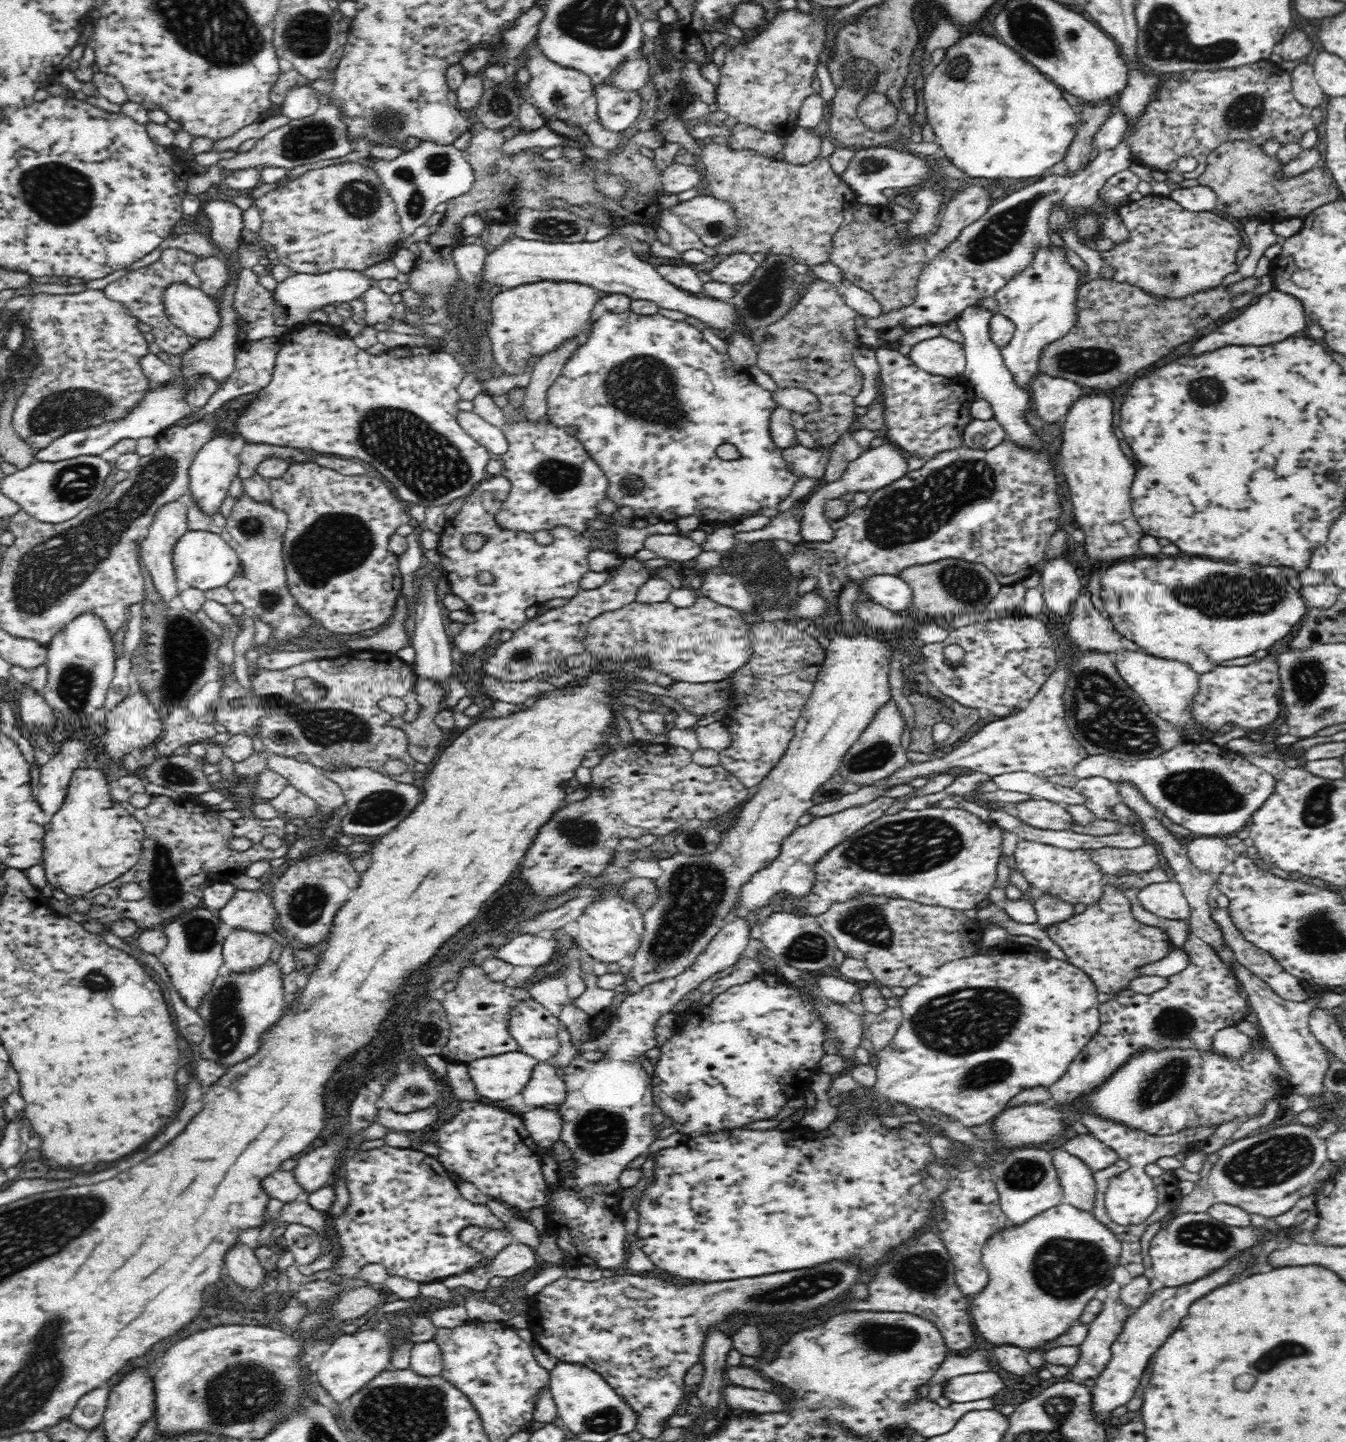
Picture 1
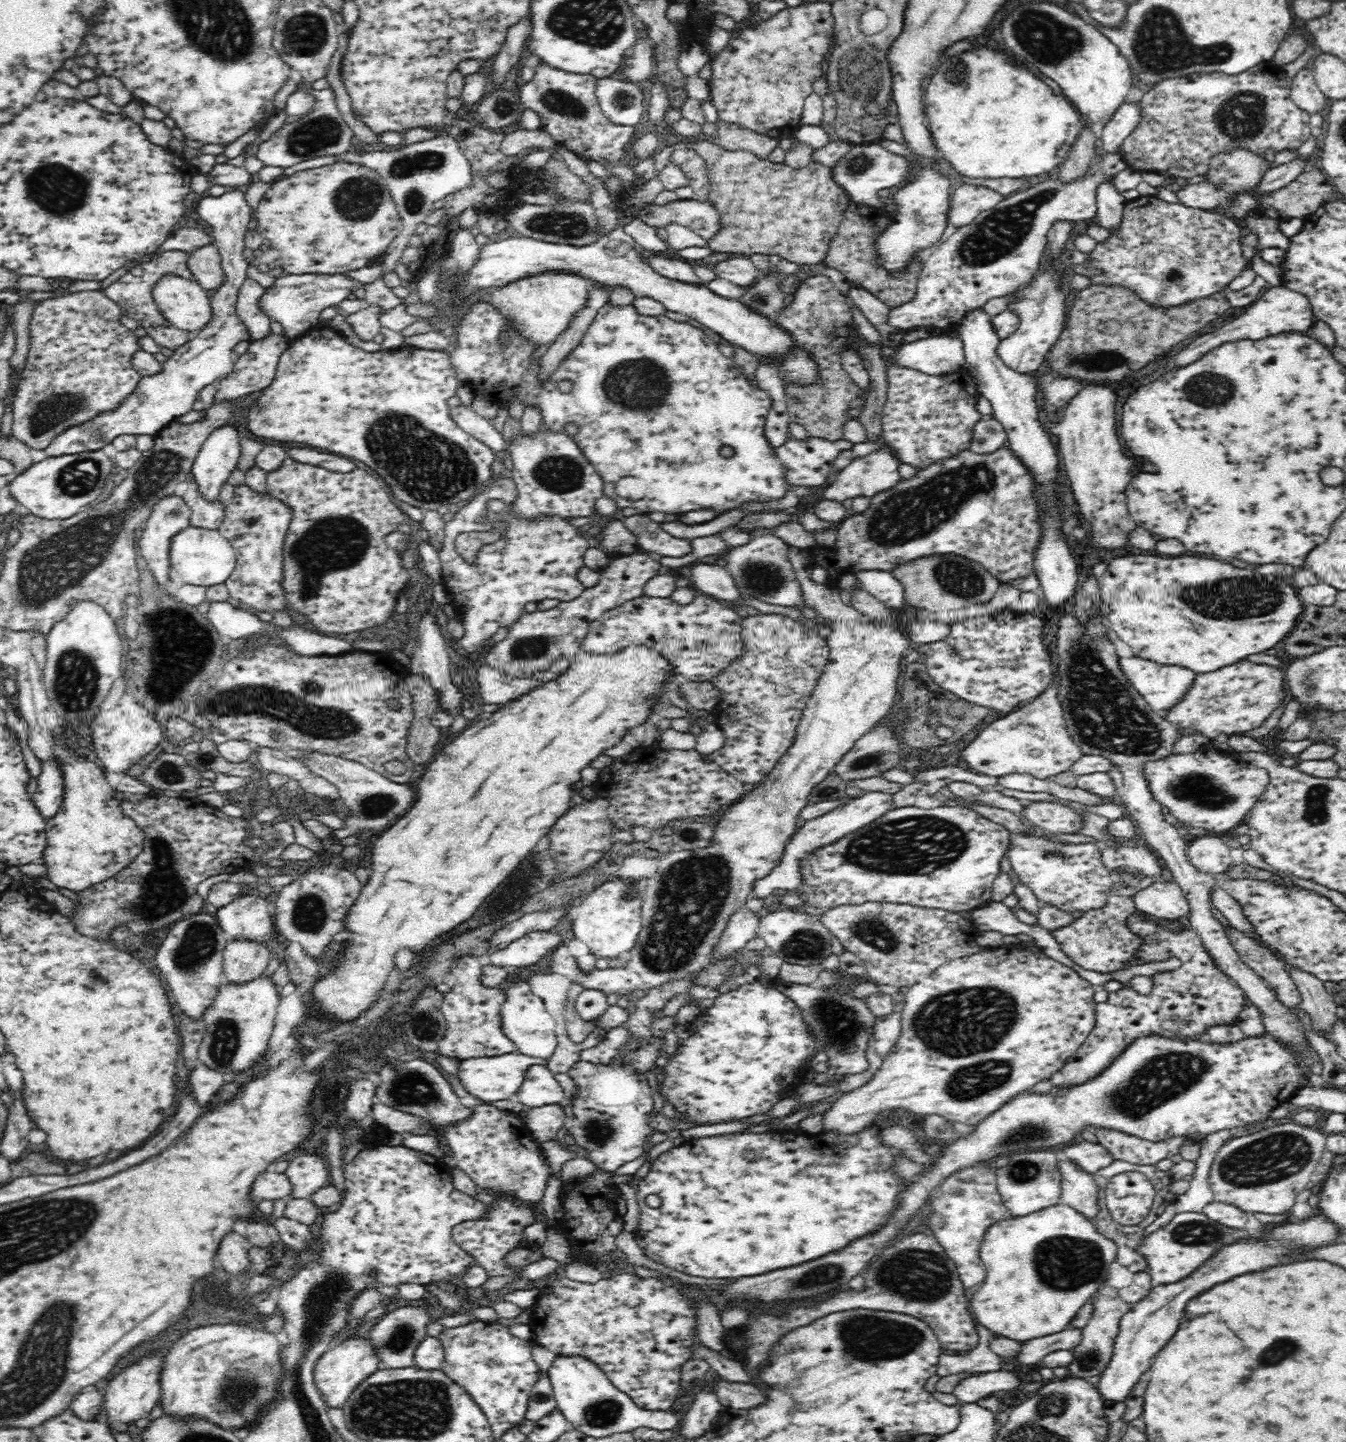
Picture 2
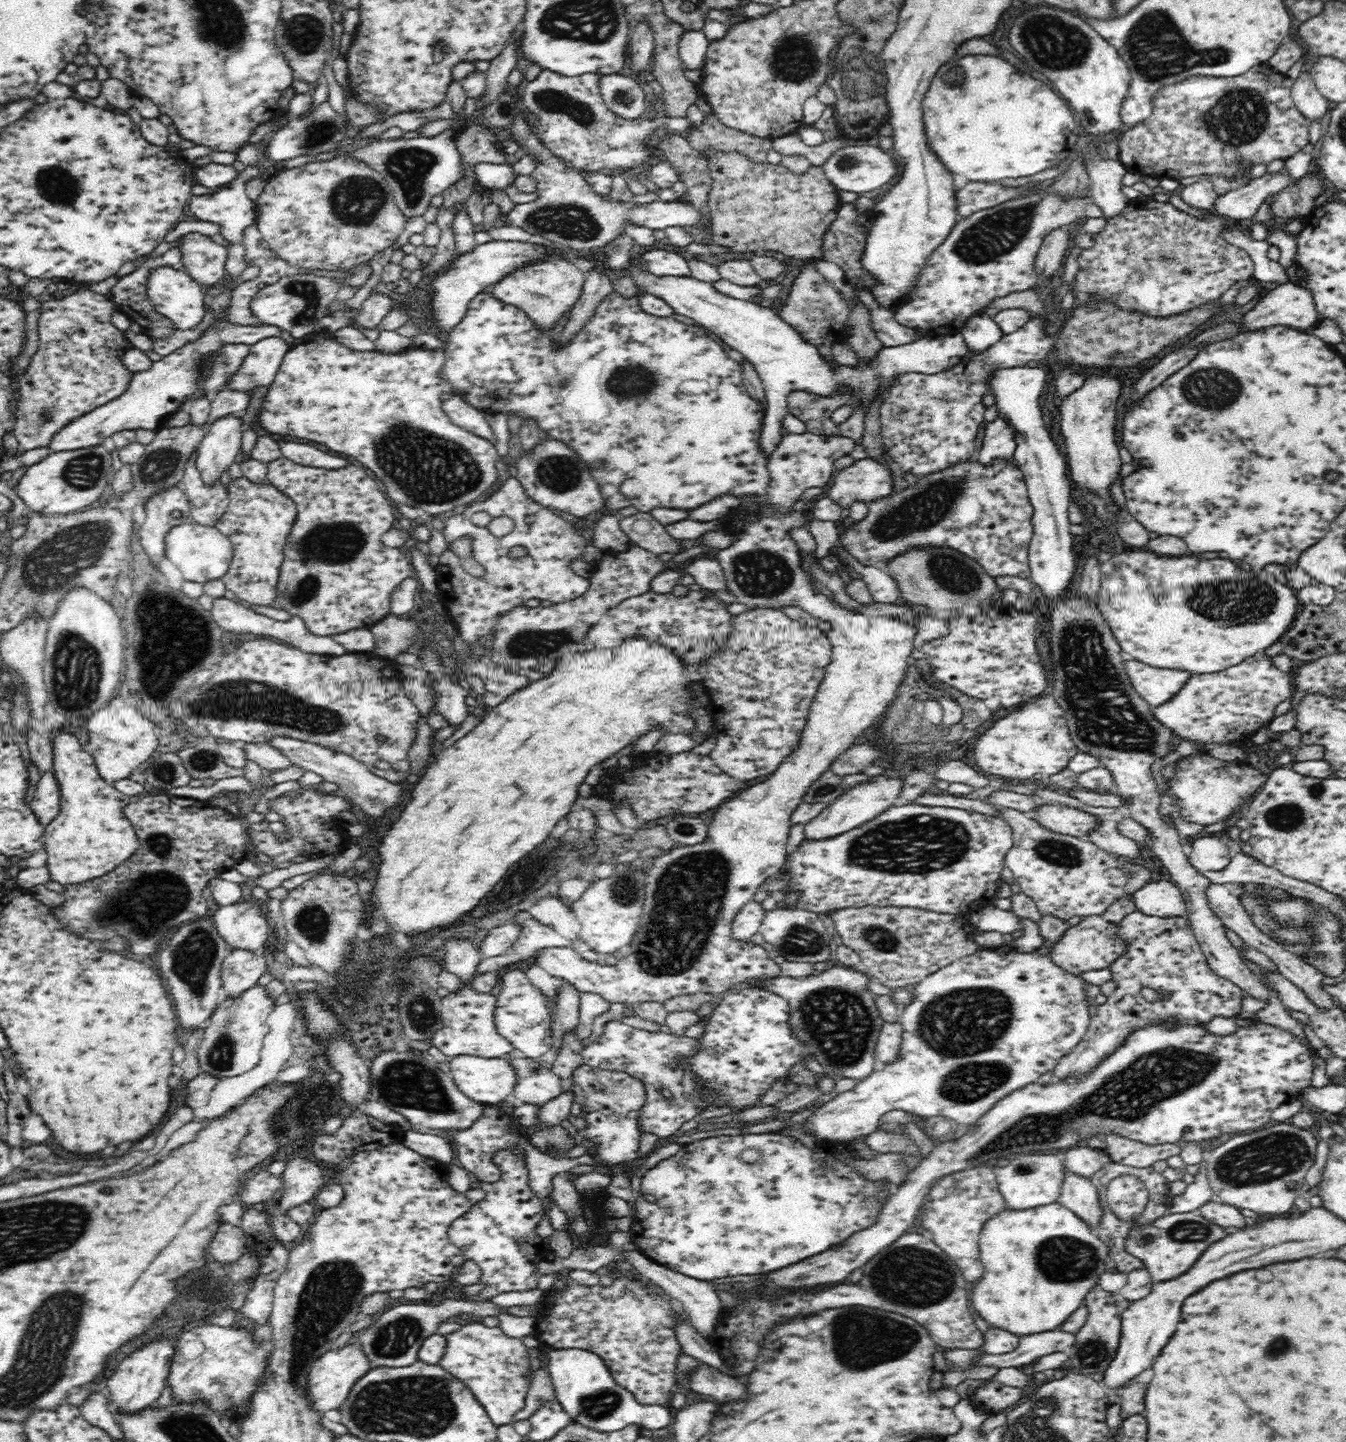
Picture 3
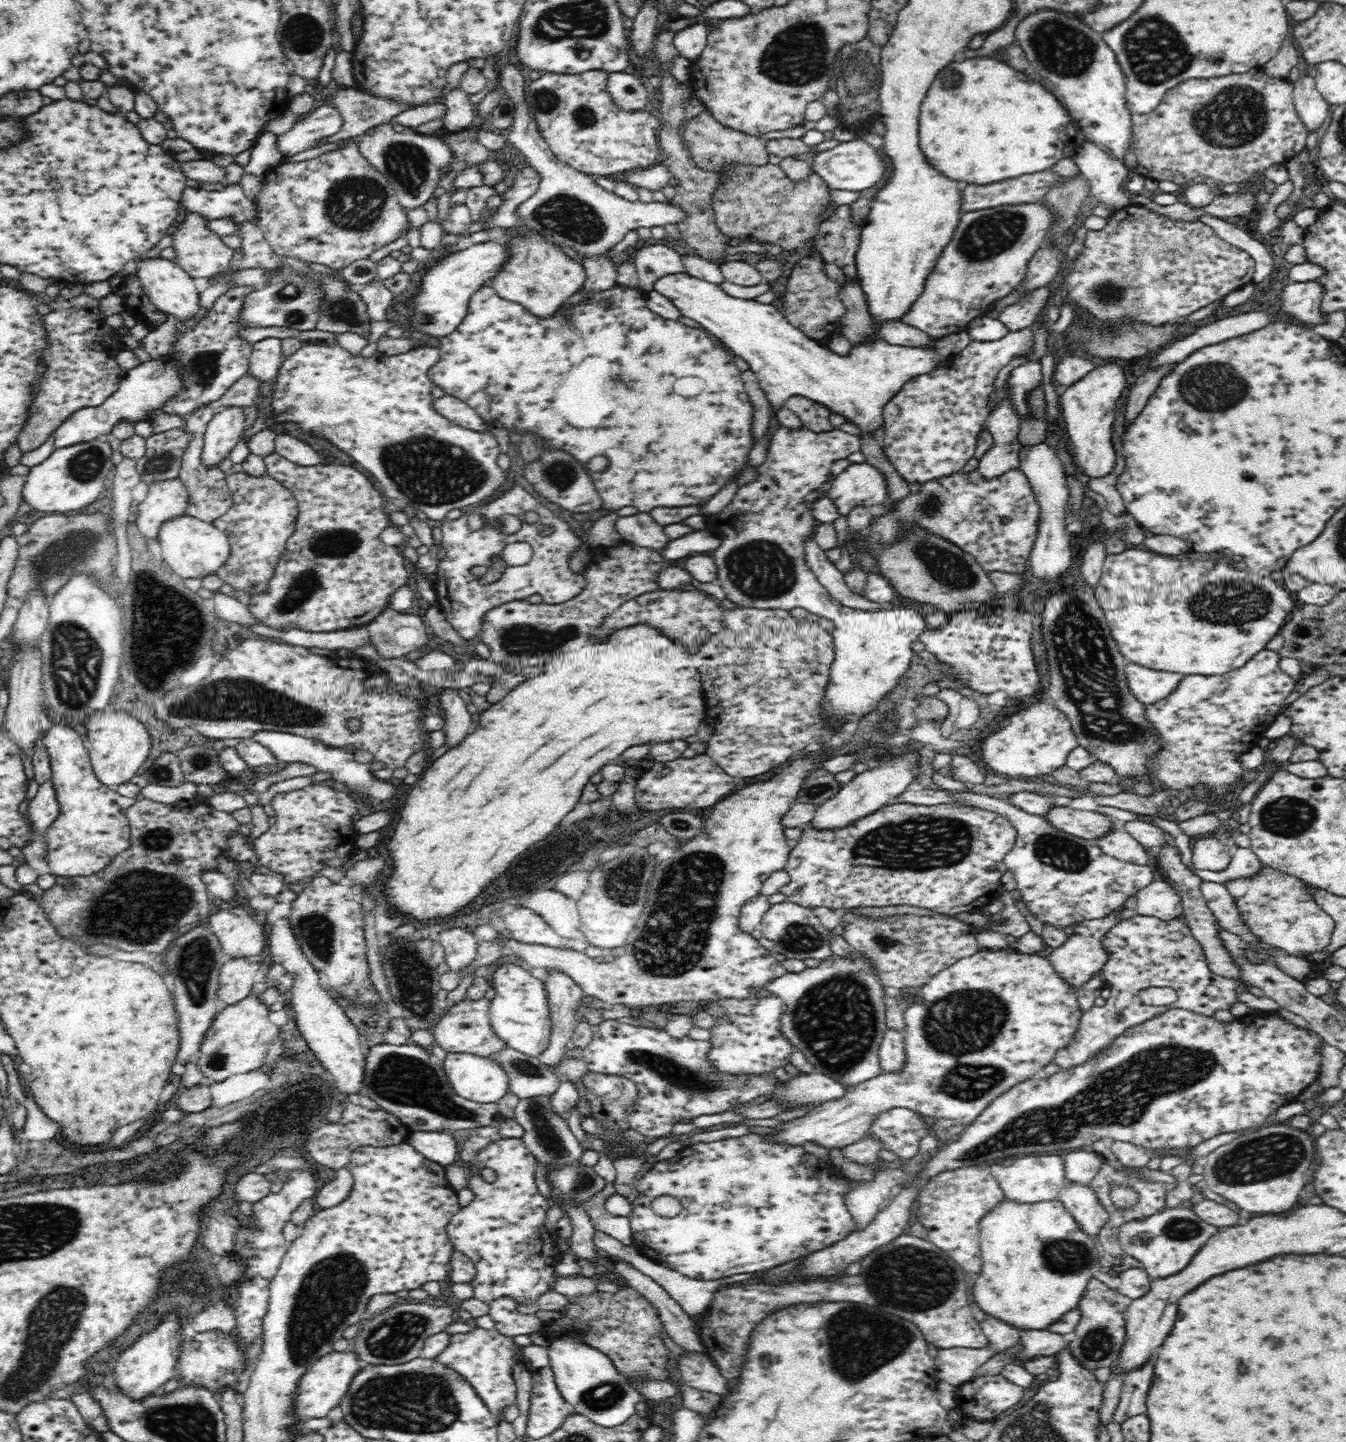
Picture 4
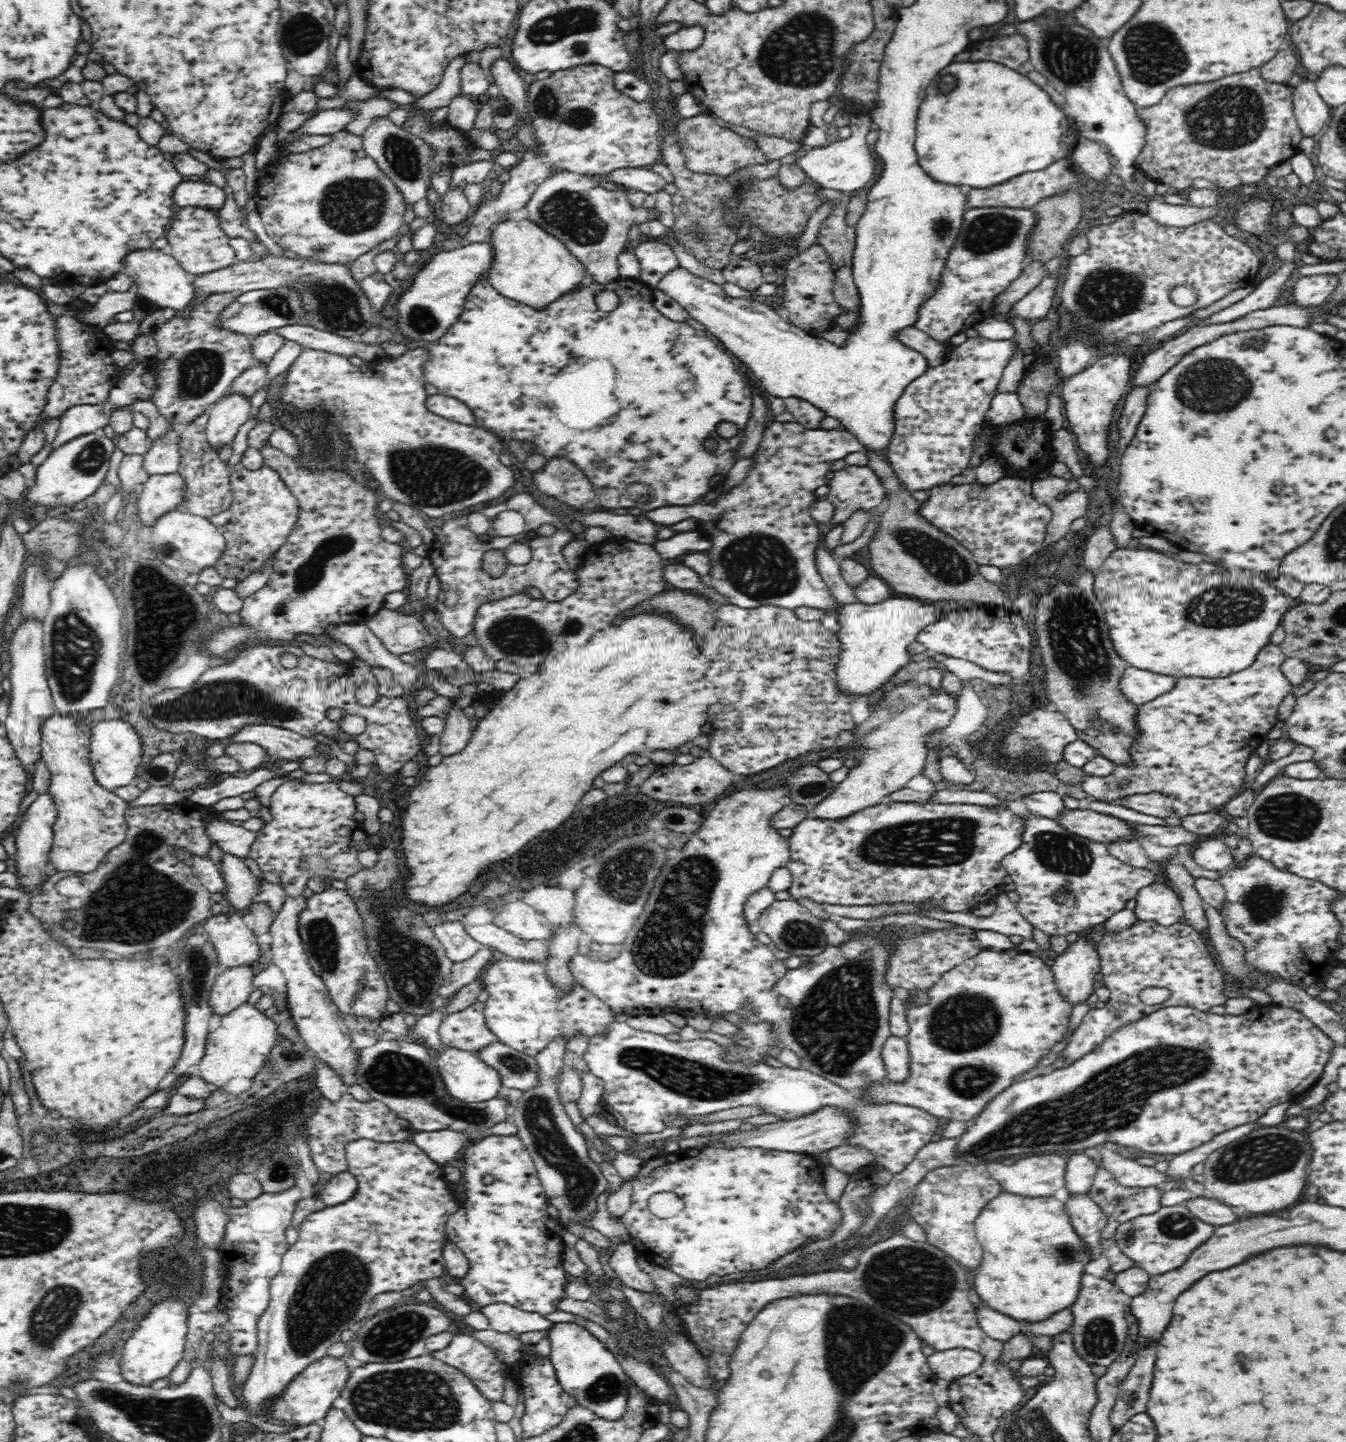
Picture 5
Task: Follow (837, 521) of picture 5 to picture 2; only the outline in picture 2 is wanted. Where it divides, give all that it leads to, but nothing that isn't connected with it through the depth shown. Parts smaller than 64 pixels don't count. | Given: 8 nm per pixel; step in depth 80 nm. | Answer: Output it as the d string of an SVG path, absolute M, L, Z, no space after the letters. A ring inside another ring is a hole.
M886 447L873 451L865 457L855 458L846 468L838 472L835 481L824 490L822 498L841 503L848 498L868 497L871 499L879 492L884 492L901 481L897 470L900 463L898 457Z

